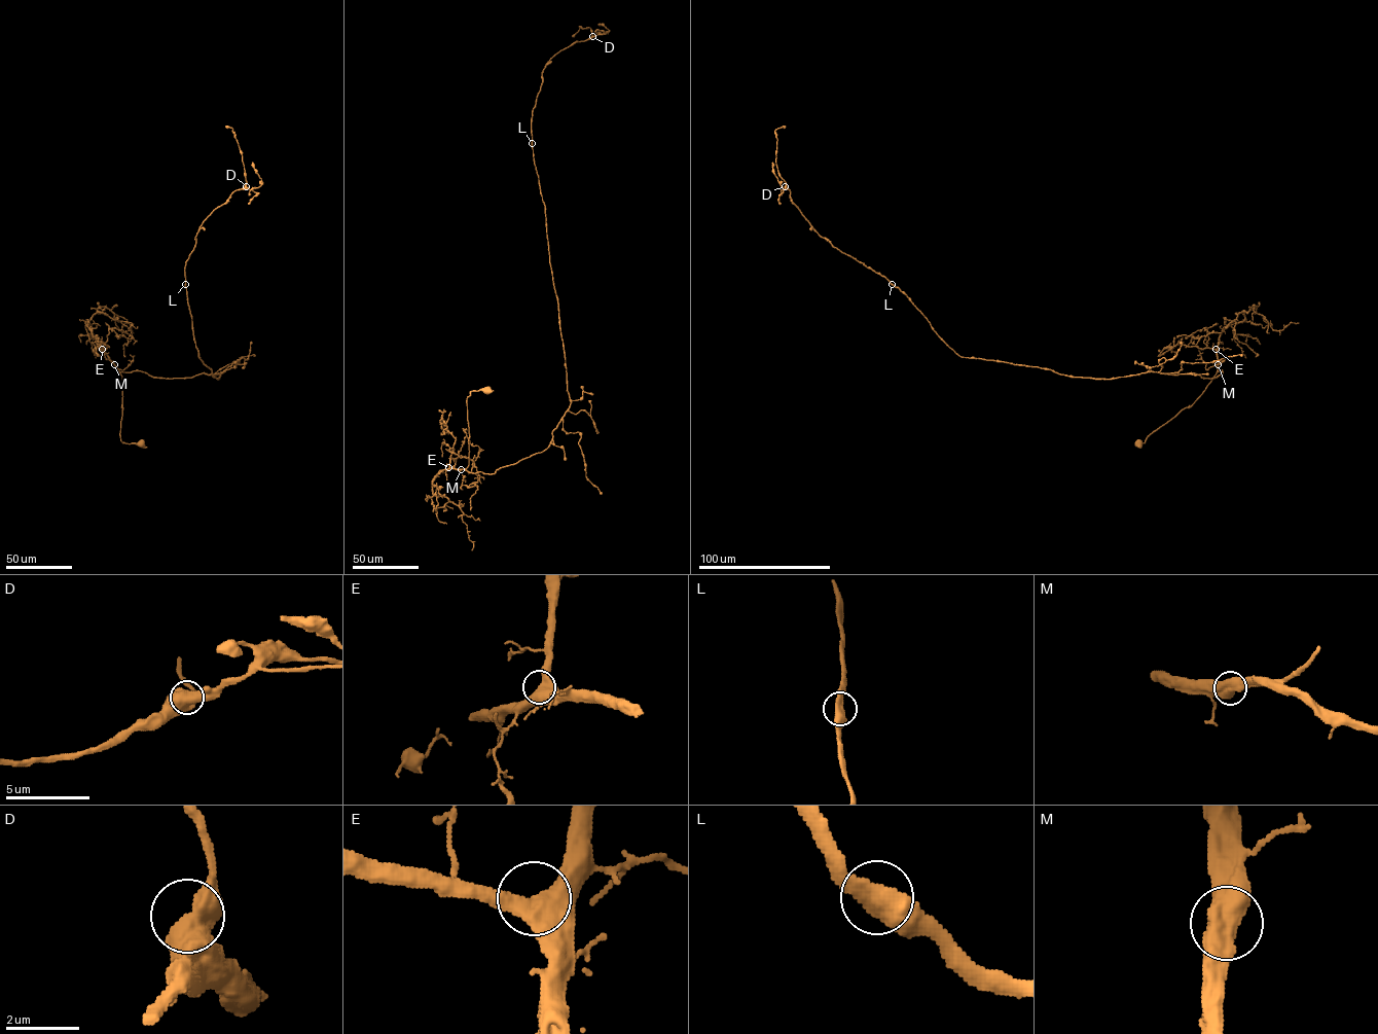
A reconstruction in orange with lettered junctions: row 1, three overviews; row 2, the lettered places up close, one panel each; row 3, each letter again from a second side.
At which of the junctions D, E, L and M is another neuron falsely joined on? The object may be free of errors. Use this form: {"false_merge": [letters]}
{"false_merge": []}

